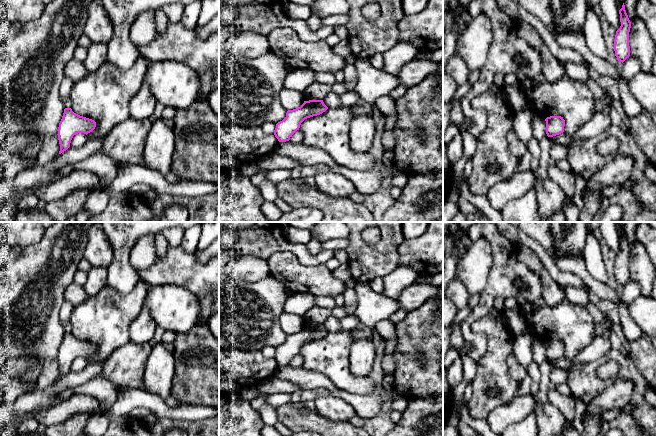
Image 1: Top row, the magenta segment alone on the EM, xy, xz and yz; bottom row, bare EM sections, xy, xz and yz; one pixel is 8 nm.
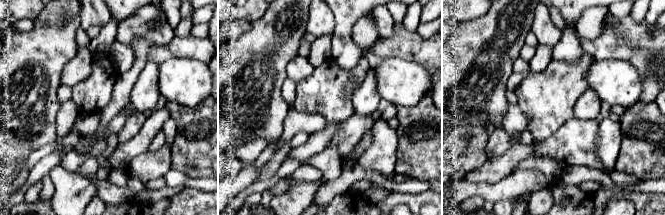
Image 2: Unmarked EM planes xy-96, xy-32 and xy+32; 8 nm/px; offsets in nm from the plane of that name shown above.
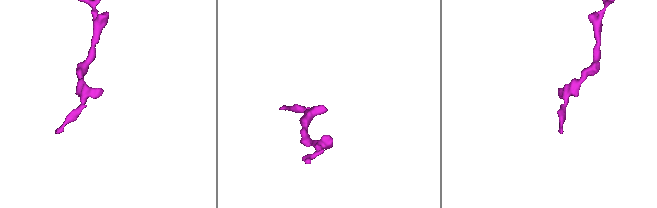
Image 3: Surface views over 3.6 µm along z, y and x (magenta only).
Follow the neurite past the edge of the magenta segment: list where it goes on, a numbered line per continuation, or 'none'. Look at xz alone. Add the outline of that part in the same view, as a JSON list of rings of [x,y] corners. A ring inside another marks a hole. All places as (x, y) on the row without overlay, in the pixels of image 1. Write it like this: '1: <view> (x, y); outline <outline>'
none

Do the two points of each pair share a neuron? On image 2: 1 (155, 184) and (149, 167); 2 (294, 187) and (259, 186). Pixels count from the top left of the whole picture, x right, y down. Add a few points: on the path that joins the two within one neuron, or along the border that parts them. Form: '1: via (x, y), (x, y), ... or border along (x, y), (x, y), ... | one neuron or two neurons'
1: border along (162, 177), (149, 179), (145, 183) | two neurons
2: border along (289, 175), (282, 178) | two neurons

